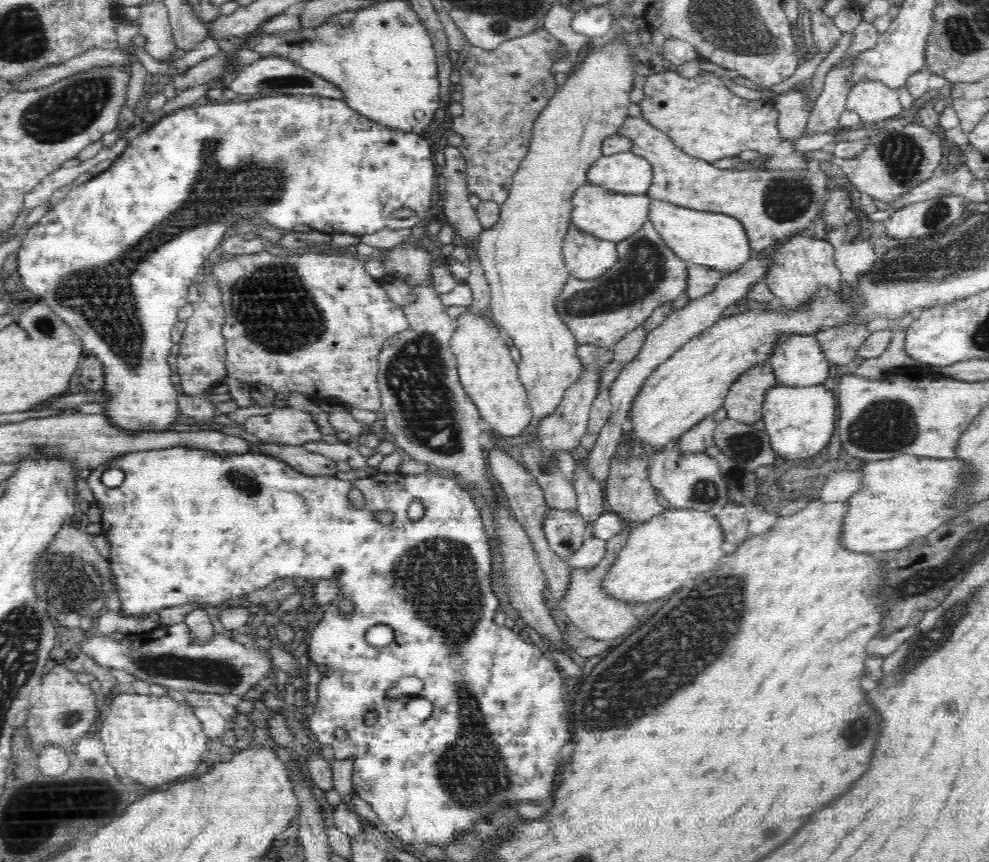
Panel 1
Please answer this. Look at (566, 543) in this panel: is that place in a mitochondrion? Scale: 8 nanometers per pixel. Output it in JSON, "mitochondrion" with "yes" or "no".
{"mitochondrion":"yes"}

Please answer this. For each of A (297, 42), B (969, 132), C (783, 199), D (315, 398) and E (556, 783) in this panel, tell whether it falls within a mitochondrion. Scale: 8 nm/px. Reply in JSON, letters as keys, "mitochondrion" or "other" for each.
{"A":"other","B":"other","C":"mitochondrion","D":"other","E":"other"}

